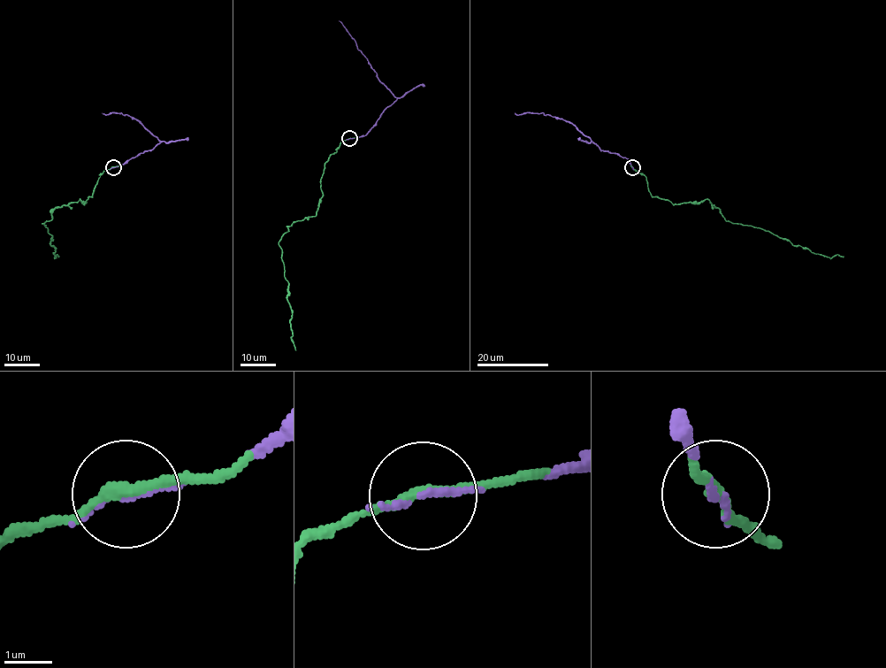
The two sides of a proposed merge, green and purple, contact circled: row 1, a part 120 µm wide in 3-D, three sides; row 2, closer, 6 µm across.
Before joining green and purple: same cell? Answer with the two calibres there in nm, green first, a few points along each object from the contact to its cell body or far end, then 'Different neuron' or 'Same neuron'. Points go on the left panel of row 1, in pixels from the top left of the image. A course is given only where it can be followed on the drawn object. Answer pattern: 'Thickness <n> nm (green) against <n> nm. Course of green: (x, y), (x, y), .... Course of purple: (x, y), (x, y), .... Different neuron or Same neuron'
Thickness 220 nm (green) against 110 nm. Course of green: (113, 167), (98, 178), (84, 204), (80, 199), (57, 207), (42, 223), (59, 257). Course of purple: (113, 167), (152, 149), (160, 141), (136, 119), (121, 113), (102, 113). Same neuron

